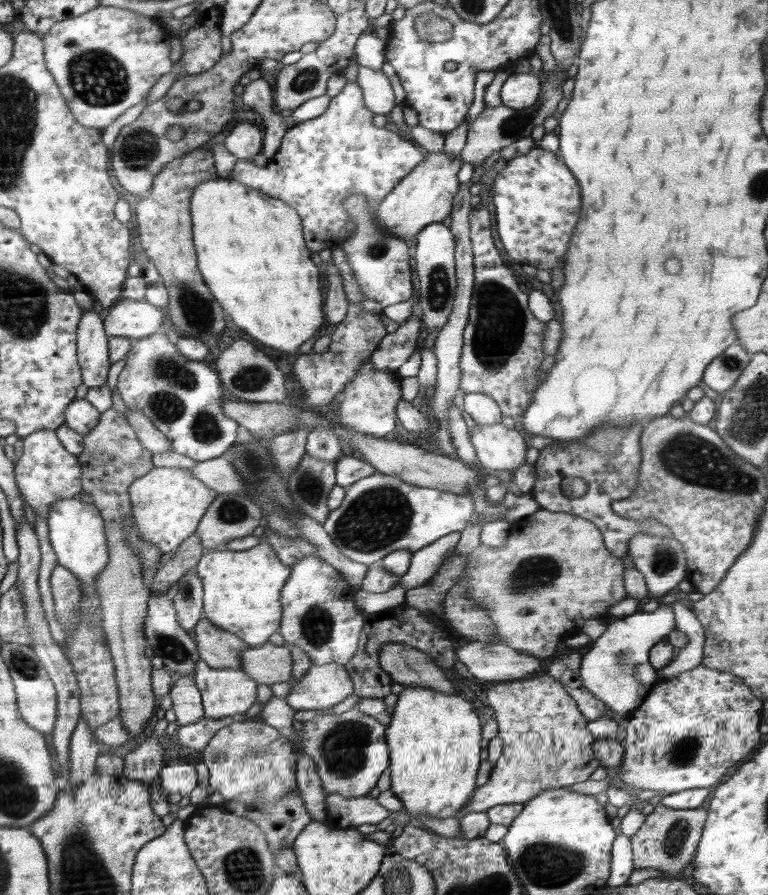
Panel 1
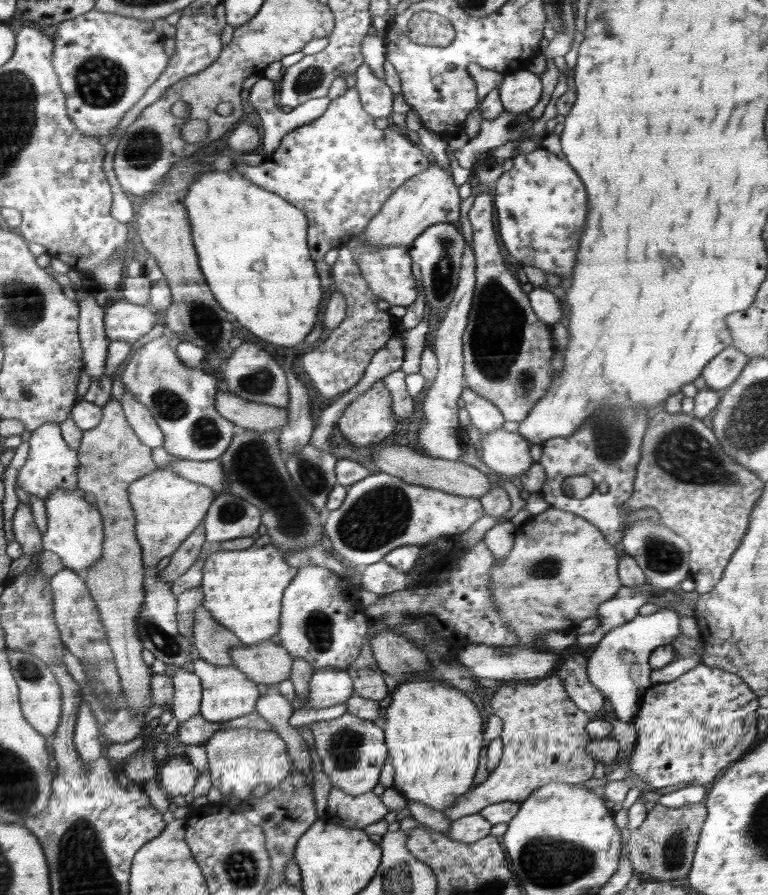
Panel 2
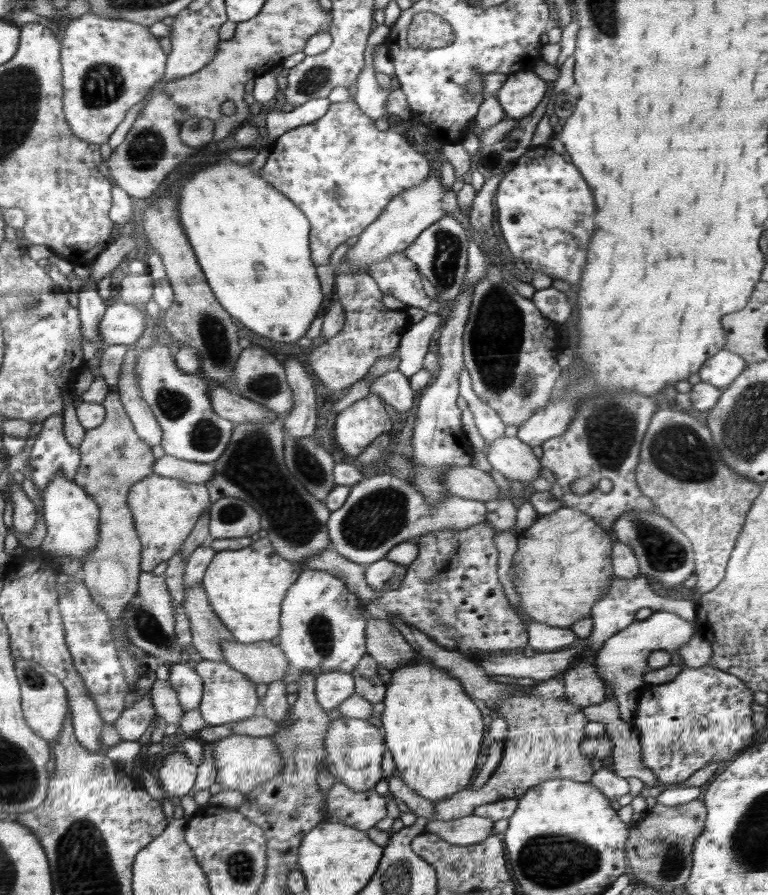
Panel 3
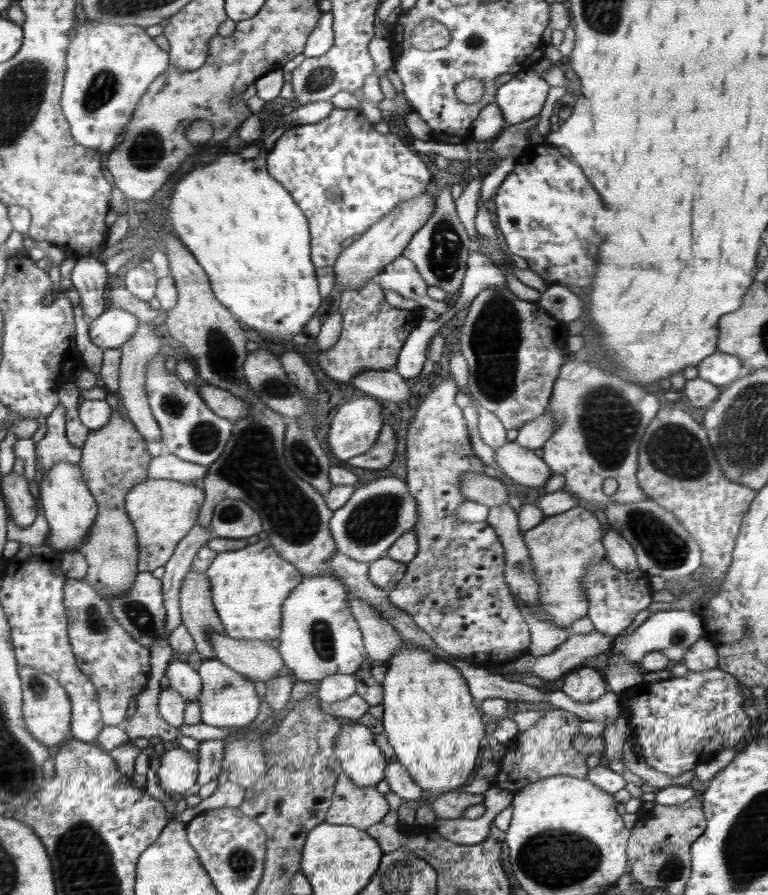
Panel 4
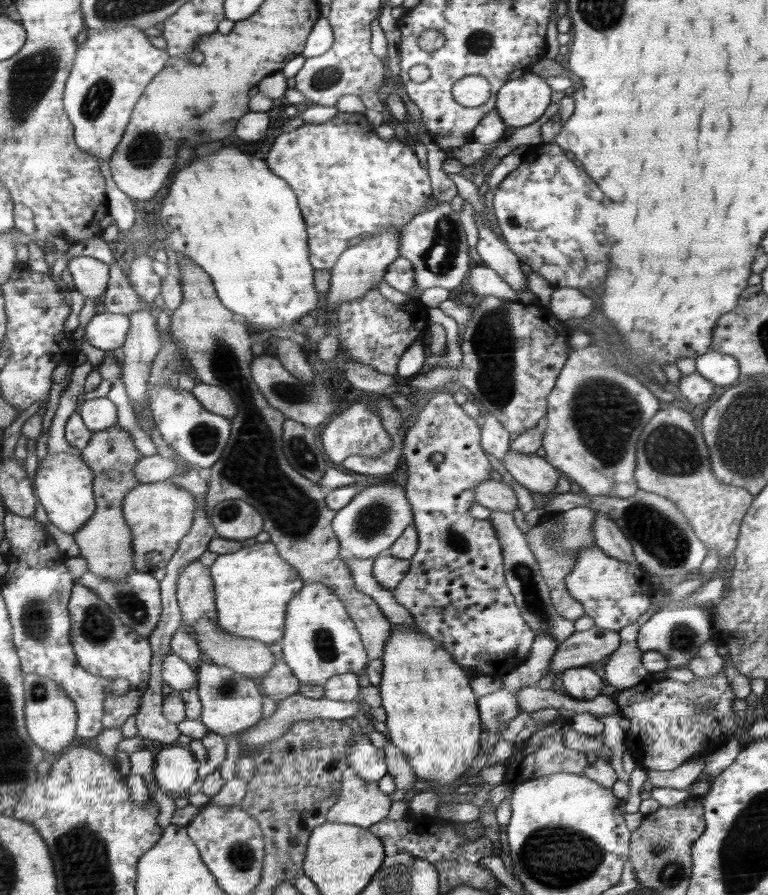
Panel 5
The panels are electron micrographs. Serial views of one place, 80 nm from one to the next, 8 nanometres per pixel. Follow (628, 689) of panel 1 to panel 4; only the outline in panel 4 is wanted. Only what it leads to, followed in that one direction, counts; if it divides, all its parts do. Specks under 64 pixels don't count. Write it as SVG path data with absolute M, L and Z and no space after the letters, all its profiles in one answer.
M697 609L688 612L688 610L666 610L664 612L656 612L638 626L632 634L618 634L613 642L613 647L606 652L609 660L616 654L622 655L634 664L639 662L652 651L660 651L669 659L678 662L685 657L689 648L703 637L704 630L702 628L702 620L697 613Z

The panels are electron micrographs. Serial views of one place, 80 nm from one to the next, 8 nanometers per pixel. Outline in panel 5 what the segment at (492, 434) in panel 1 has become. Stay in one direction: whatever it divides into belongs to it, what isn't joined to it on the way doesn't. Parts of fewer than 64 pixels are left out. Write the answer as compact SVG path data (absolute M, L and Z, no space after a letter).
M509 450L502 460L506 470L529 491L551 494L560 478L560 471L539 455Z

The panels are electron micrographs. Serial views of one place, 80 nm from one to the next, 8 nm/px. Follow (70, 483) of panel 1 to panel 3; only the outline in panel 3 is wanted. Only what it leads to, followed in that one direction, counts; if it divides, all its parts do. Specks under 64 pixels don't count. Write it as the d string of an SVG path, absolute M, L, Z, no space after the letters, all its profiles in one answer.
M61 413L47 416L43 422L29 457L32 482L42 491L58 473L74 479L81 461L79 447L73 447L65 438Z

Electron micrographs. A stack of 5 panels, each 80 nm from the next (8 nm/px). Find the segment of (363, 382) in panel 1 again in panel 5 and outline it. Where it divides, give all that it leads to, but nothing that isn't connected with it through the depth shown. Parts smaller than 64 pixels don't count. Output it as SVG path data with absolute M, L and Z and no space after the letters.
M356 402L348 408L340 411L340 416L321 431L320 440L322 441L323 452L326 453L330 462L340 464L349 456L382 456L389 452L393 442L390 435L387 434L381 418L373 406L373 402Z

